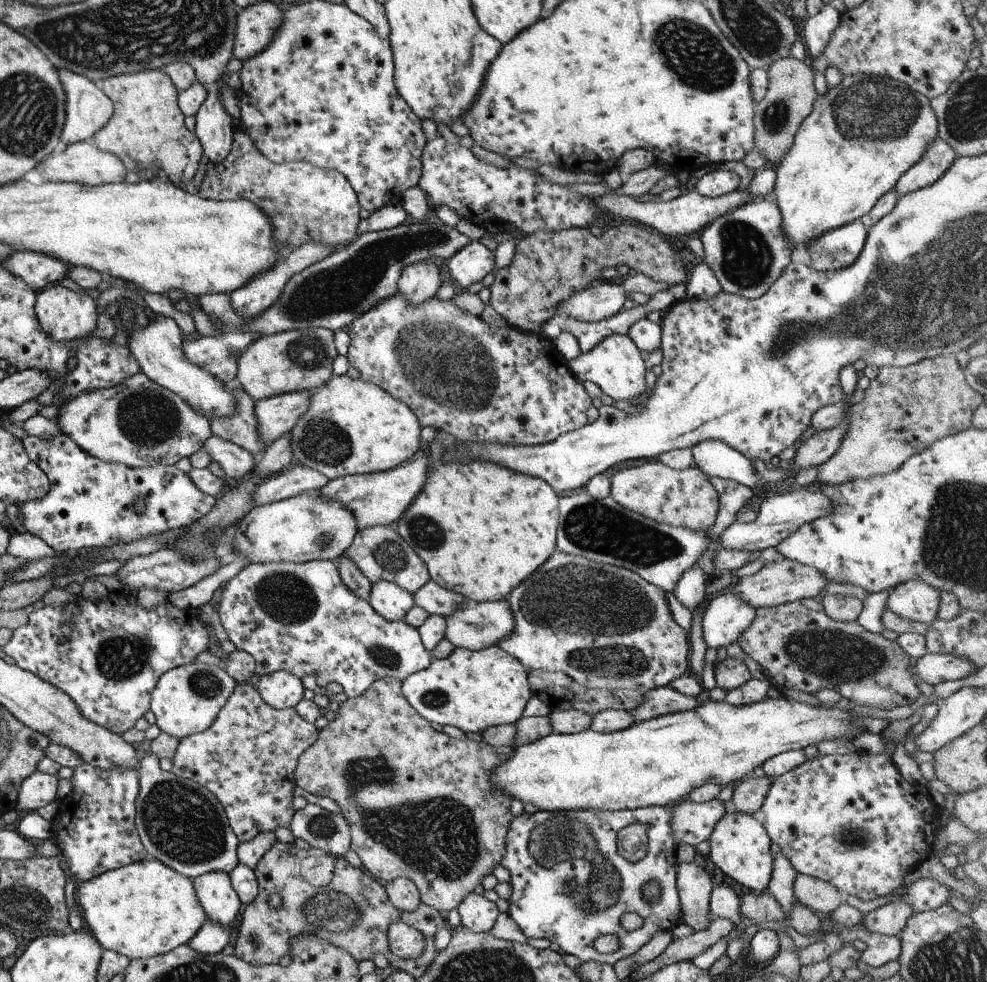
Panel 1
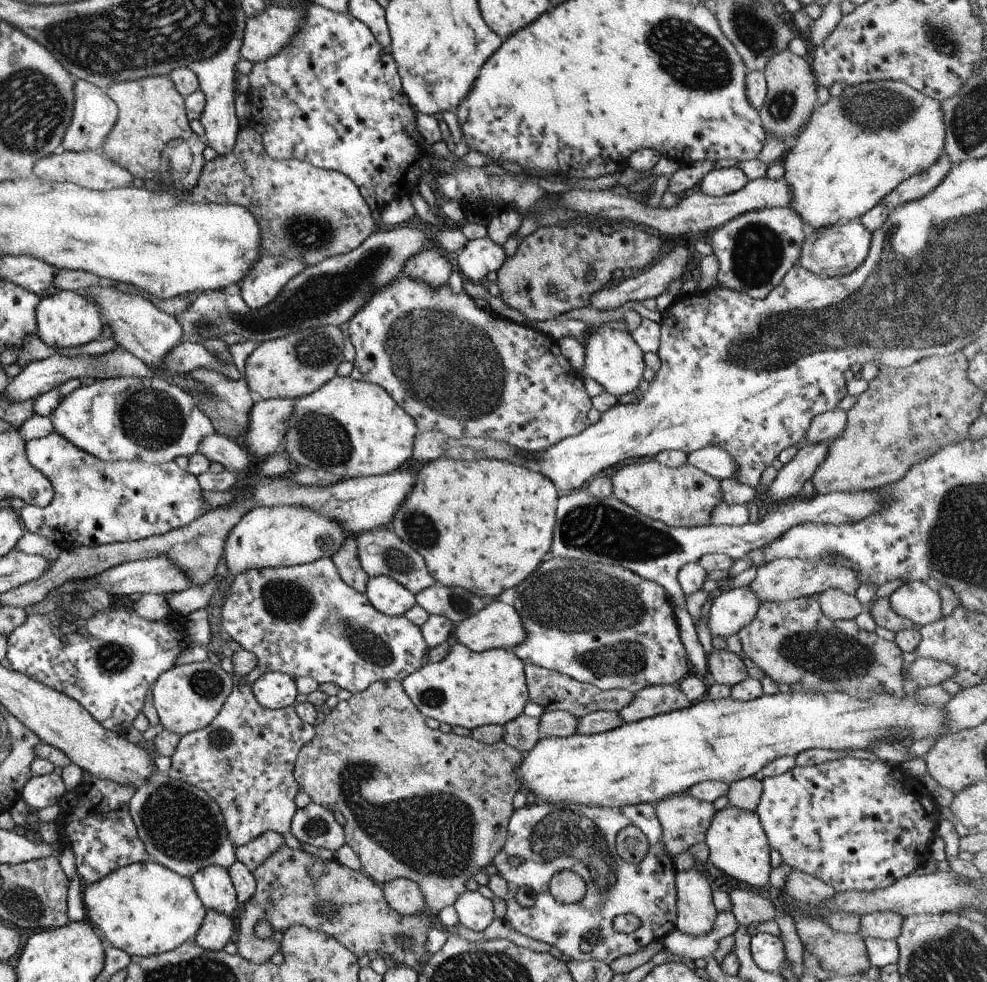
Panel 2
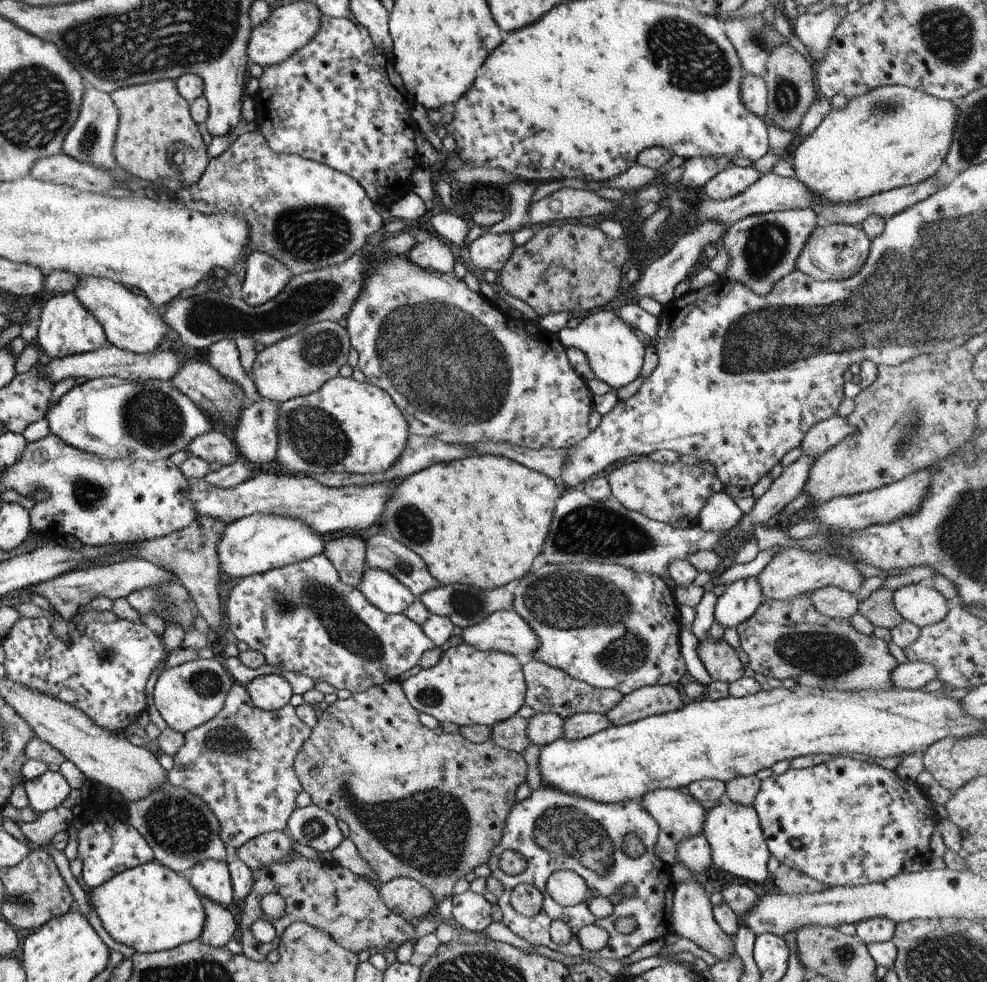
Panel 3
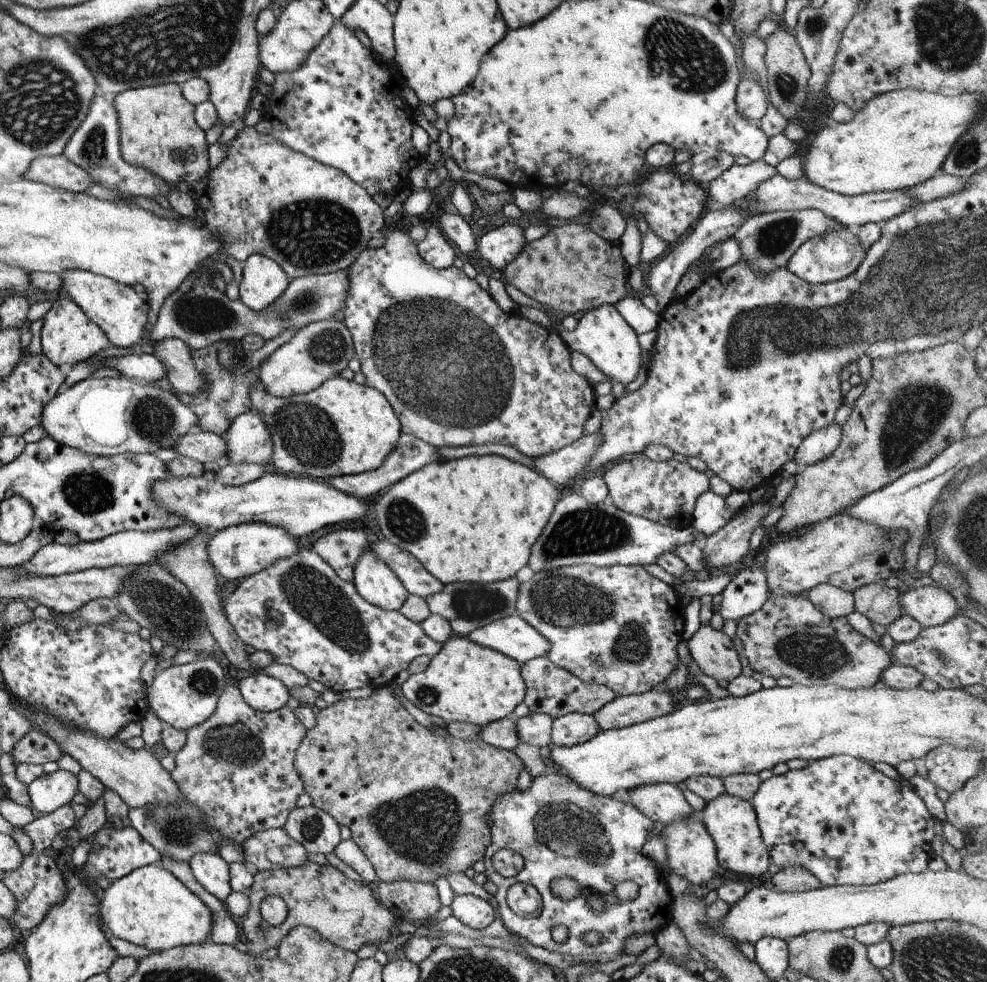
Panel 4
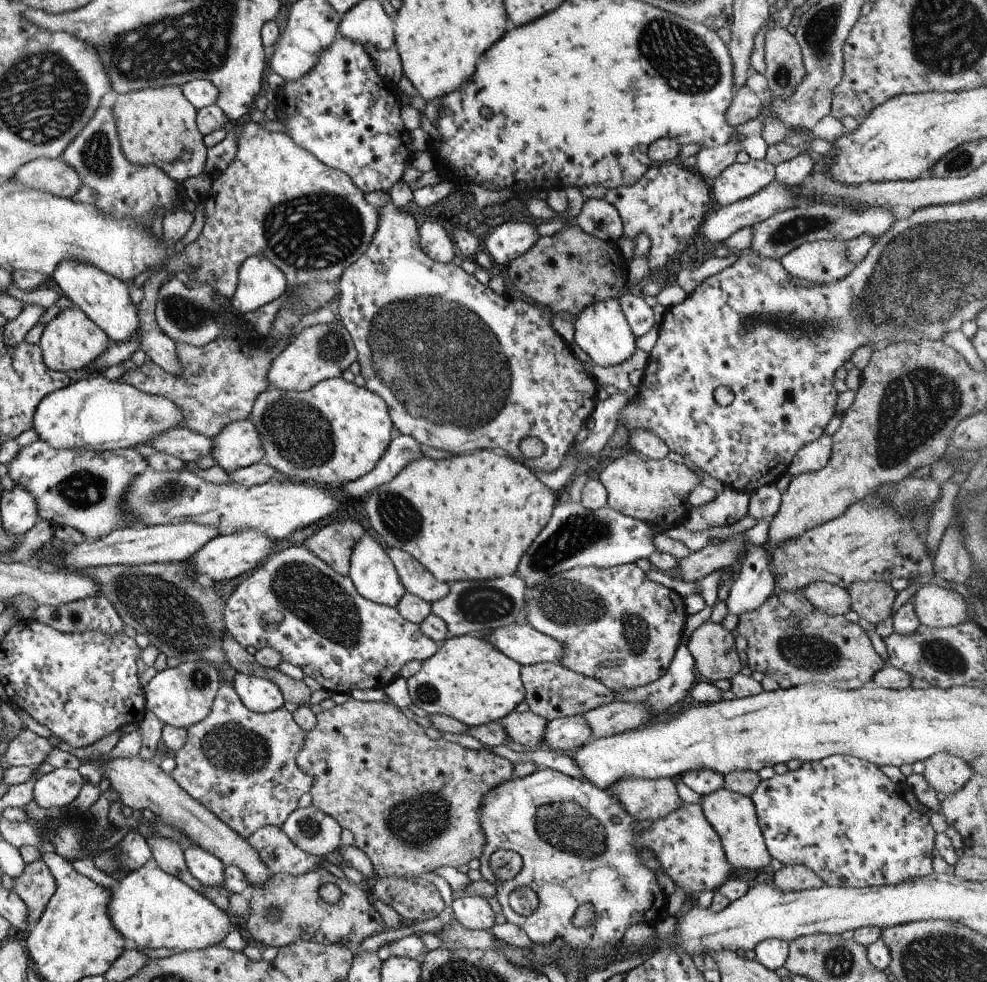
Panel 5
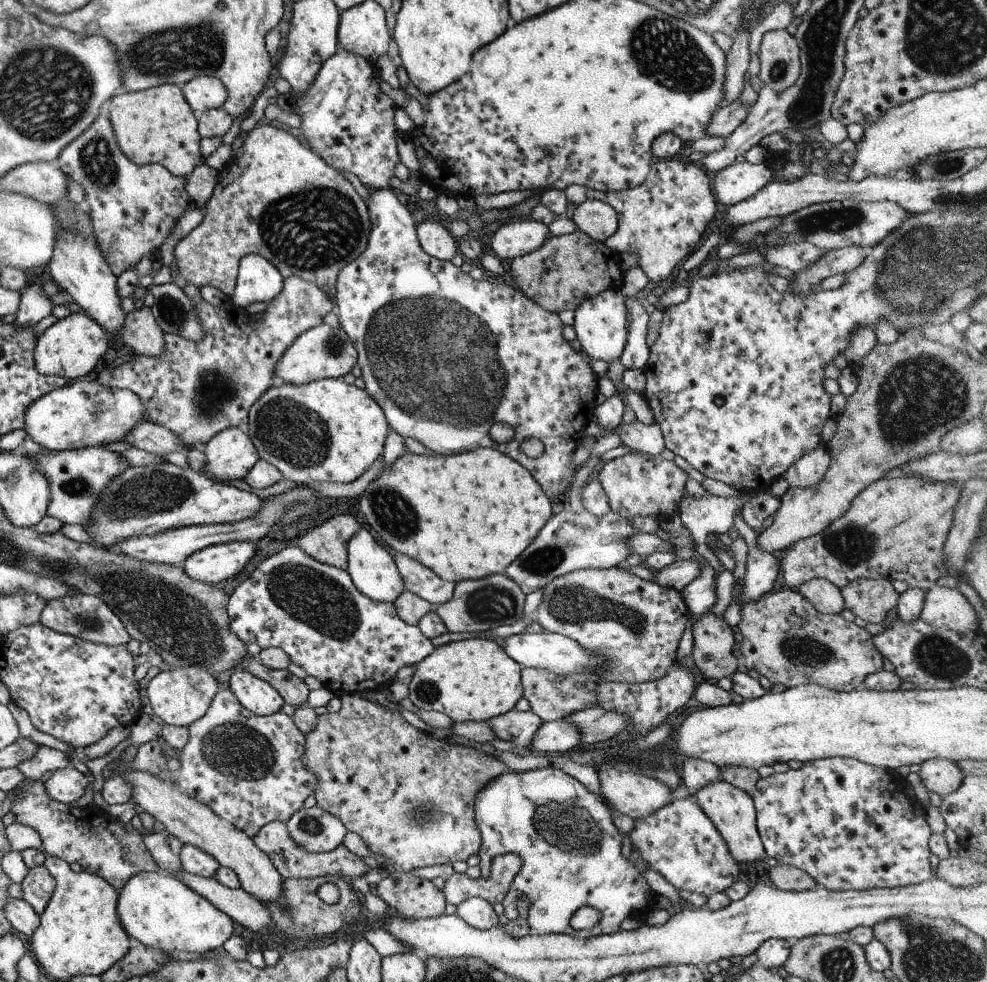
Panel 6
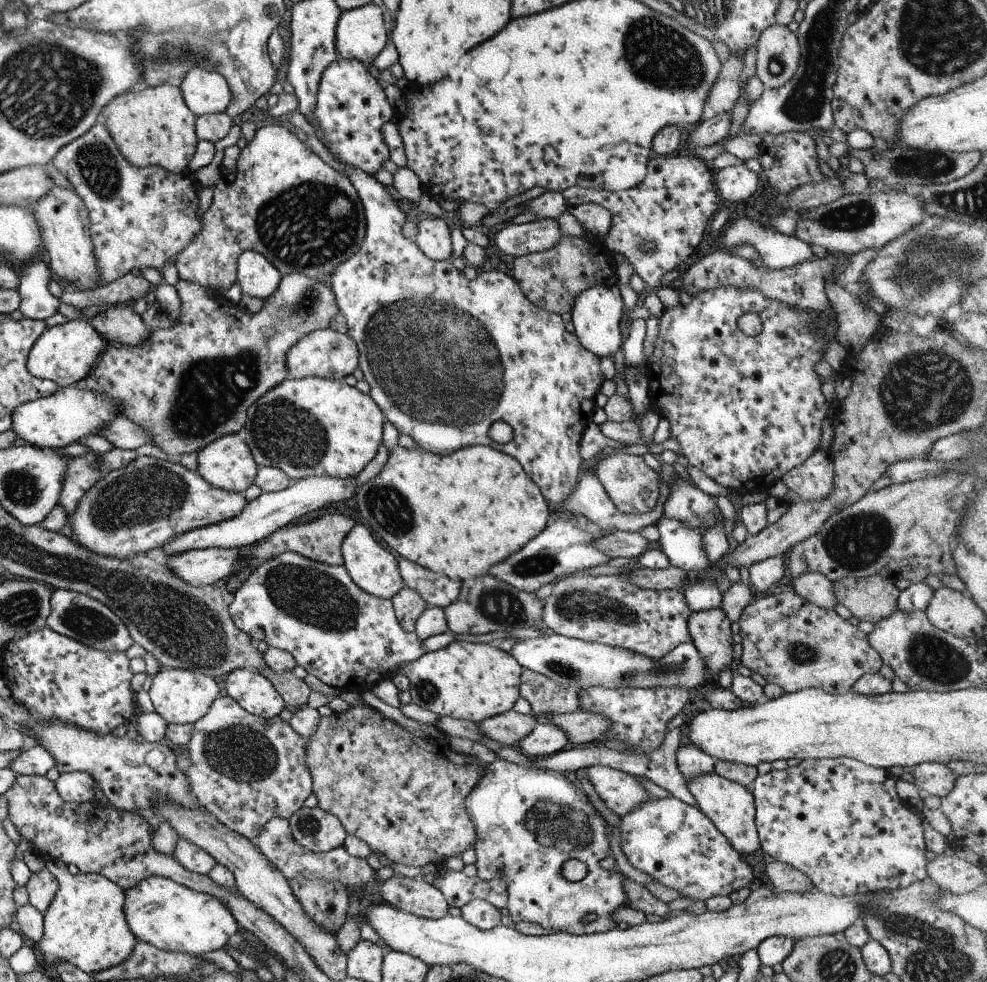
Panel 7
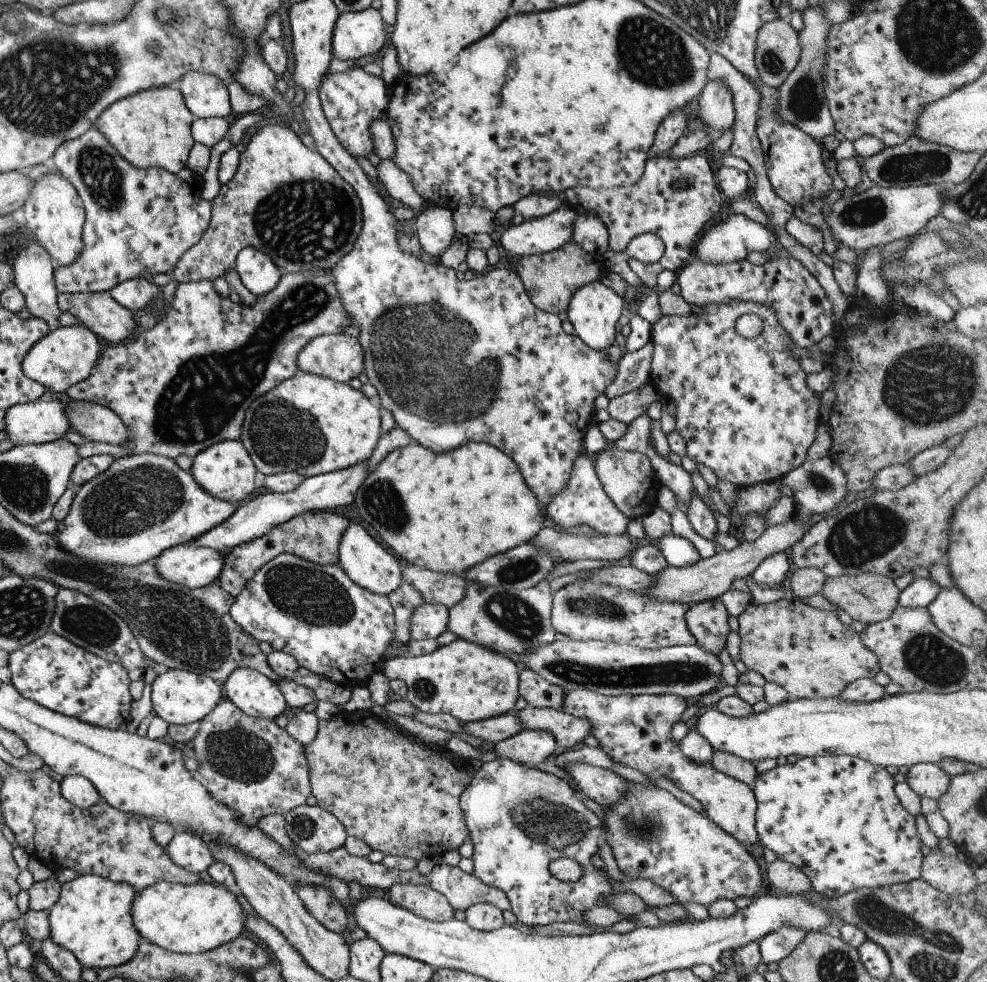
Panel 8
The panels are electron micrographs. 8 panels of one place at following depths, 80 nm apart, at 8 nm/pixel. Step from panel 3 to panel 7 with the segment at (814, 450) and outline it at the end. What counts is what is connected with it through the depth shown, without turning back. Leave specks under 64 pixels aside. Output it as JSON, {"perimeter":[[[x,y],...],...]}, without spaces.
{"perimeter":[[[815,450],[795,468],[788,470],[781,482],[792,496],[802,501],[820,501],[832,493],[833,465],[826,451]]]}

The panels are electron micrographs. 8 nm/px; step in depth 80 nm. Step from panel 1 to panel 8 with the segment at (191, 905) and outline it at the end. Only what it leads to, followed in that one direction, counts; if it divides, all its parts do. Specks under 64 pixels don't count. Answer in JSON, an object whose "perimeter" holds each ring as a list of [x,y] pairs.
{"perimeter":[[[159,881],[141,889],[131,903],[132,921],[141,938],[174,953],[204,953],[237,938],[244,929],[244,912],[235,894],[211,882],[181,884]]]}

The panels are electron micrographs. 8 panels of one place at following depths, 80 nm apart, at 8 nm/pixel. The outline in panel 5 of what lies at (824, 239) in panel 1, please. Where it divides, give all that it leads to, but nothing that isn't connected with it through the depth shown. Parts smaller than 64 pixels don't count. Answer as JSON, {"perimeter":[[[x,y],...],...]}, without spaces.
{"perimeter":[[[836,241],[803,243],[778,258],[788,274],[827,285],[854,267],[844,258],[845,244]]]}

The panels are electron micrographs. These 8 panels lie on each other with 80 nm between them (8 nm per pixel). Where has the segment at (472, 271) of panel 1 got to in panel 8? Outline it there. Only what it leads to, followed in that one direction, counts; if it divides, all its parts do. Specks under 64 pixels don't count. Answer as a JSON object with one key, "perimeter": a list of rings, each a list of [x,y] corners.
{"perimeter":[[[561,202],[549,214],[509,226],[498,242],[501,248],[520,257],[548,253],[572,240],[572,224],[576,216],[577,210]]]}

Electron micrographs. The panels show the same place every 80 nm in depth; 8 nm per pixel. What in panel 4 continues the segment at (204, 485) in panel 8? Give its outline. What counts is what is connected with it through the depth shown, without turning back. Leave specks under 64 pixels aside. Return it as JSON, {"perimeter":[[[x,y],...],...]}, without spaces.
{"perimeter":[[[253,408],[235,417],[222,437],[226,449],[225,464],[269,466],[272,442],[261,417]]]}

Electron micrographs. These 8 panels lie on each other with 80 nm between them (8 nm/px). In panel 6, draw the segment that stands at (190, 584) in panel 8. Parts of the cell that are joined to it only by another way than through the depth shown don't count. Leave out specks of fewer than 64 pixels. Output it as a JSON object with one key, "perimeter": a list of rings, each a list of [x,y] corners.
{"perimeter":[[[233,541],[202,548],[181,563],[183,572],[192,581],[219,584],[224,579],[235,576],[247,564],[254,555],[256,542]]]}

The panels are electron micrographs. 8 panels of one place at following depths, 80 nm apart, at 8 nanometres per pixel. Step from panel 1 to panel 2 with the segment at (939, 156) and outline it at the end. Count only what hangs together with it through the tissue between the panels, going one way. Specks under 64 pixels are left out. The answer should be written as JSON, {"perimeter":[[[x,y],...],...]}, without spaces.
{"perimeter":[[[942,152],[929,169],[900,182],[878,204],[885,205],[892,211],[895,207],[906,202],[923,198],[925,193],[934,189],[944,179],[945,173],[950,167],[951,164],[946,154]]]}

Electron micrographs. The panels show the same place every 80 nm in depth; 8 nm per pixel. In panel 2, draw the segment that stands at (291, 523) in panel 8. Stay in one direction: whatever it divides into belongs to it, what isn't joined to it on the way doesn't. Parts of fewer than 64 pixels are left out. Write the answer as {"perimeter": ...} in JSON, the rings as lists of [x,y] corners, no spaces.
{"perimeter":[[[349,534],[330,559],[337,569],[339,578],[349,588],[363,593],[368,576],[363,572],[358,561],[355,539],[352,534]]]}

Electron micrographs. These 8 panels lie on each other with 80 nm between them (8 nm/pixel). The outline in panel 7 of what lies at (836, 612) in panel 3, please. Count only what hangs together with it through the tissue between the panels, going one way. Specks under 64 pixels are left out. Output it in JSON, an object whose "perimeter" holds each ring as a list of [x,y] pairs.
{"perimeter":[[[801,573],[792,580],[792,586],[795,593],[819,608],[833,609],[837,603],[832,593],[832,582],[821,573]]]}

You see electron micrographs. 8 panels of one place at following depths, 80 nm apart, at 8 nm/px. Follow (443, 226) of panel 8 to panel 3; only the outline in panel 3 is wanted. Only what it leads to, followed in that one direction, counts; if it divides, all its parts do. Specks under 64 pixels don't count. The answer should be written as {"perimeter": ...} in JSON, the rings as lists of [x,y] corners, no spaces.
{"perimeter":[[[427,235],[423,242],[416,243],[406,252],[407,258],[428,271],[448,273],[453,270],[455,258],[451,250],[439,238]]]}

